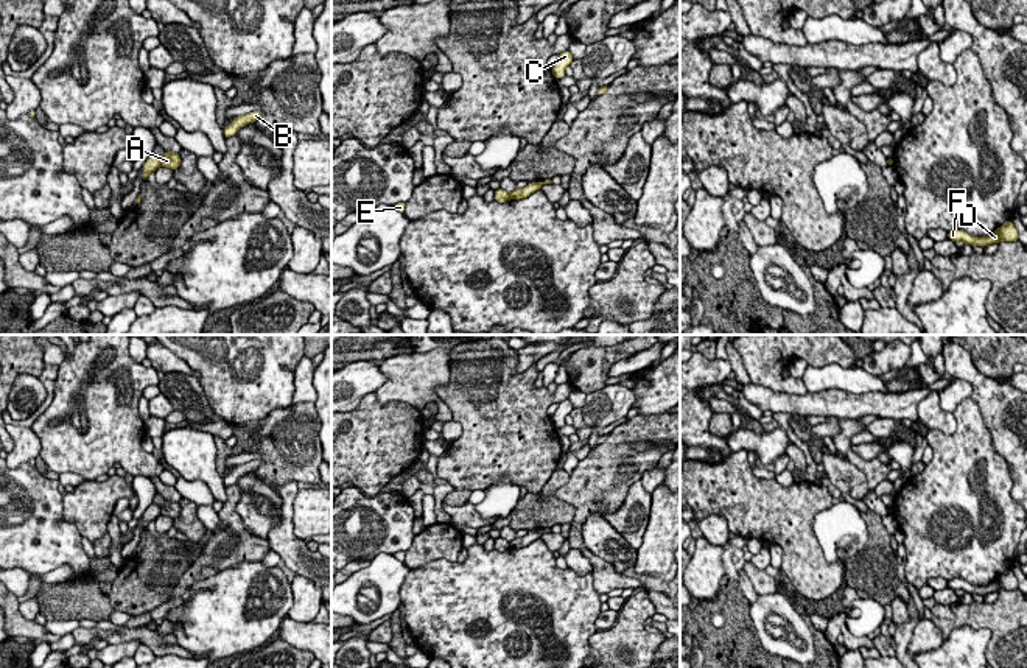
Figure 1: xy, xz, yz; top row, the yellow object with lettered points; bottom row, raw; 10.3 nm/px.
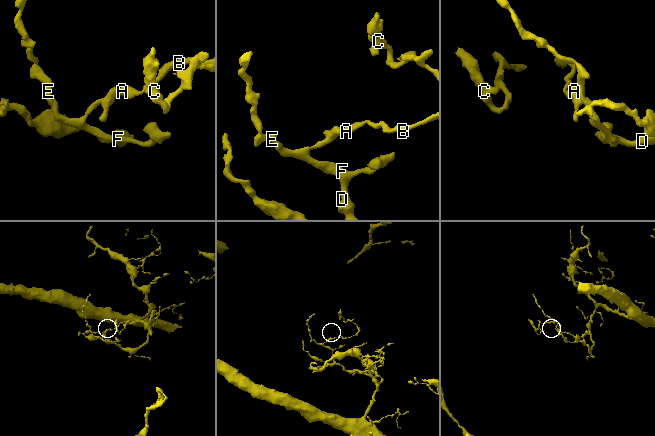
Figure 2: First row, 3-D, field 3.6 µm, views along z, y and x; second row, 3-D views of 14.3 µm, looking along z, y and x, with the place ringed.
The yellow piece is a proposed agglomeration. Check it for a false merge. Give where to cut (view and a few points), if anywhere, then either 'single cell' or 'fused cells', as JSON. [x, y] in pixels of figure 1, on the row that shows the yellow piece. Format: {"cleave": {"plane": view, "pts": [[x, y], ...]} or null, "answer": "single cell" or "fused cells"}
{"cleave": {"plane": "xy", "pts": [[159, 158], [161, 165]]}, "answer": "fused cells"}

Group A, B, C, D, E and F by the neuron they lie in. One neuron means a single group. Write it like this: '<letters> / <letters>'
A B C / D E F

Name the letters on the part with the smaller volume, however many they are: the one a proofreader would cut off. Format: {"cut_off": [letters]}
{"cut_off": ["A", "B", "C"]}

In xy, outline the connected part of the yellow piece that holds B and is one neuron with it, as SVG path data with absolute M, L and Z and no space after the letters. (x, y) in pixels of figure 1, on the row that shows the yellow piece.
M254 111L254 112L249 112L249 114L235 117L229 126L224 126L224 128L223 128L223 129L224 129L224 139L237 134L237 131L238 131L241 126L246 126L246 125L249 125L249 123L254 123L254 121L258 120L261 115L263 115L261 111Z

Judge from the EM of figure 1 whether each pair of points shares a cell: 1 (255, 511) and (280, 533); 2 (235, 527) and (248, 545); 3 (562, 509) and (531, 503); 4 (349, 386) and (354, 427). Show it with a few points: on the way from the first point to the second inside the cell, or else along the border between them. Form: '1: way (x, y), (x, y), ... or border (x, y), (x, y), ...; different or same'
1: border (273, 489), (280, 497), (280, 520), (266, 537); different
2: way (237, 531), (243, 541); same
3: way (554, 509), (539, 509); same
4: border (374, 391), (368, 393), (347, 413); different

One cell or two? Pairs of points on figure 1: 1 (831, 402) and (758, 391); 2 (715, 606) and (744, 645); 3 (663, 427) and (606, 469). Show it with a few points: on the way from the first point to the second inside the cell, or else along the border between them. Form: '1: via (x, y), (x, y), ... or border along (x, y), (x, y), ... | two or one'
1: via (813, 404), (777, 402) | one
2: via (725, 611), (738, 623), (738, 634) | one
3: via (648, 427), (640, 427), (616, 453) | one

